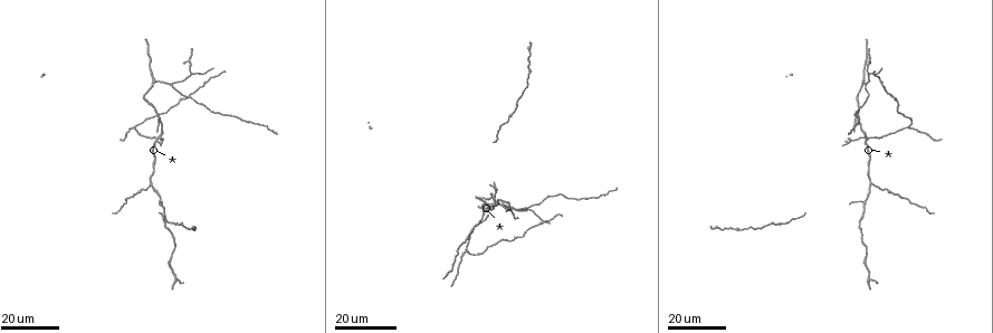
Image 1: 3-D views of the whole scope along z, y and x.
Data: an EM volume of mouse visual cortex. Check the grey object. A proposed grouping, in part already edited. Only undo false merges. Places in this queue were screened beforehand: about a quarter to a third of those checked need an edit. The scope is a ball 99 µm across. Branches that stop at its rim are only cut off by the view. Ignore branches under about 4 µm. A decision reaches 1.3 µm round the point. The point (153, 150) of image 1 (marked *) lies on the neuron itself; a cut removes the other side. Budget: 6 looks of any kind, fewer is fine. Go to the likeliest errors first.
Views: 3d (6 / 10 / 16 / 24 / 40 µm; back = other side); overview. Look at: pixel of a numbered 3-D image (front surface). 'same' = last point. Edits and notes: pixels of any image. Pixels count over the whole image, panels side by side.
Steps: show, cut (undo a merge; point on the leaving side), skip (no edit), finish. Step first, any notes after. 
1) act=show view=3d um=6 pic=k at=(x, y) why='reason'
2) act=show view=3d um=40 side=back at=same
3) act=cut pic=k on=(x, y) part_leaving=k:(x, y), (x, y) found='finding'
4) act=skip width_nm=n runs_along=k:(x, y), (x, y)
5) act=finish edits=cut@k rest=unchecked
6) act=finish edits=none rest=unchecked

act=show view=3d um=16 pic=1 at=(160, 115) why='three arms meet'

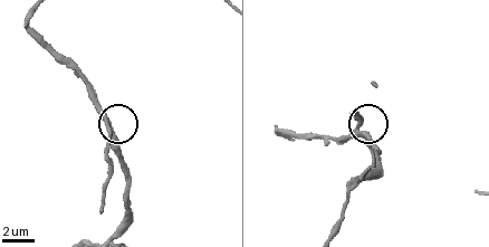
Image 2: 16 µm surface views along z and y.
act=show view=3d um=10 pic=2 at=(110, 131) why='closer look'

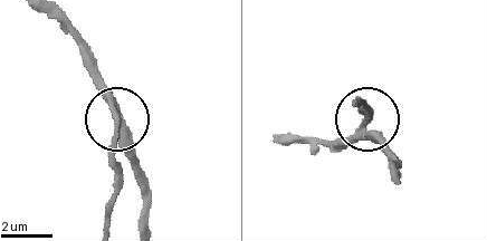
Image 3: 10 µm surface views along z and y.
act=cut pic=3 on=(115, 129) width_nm=260 part_leaving=3:(114, 105), (114, 205), (107, 224) found='two neurons meet here'

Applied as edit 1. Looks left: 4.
act=show view=overview

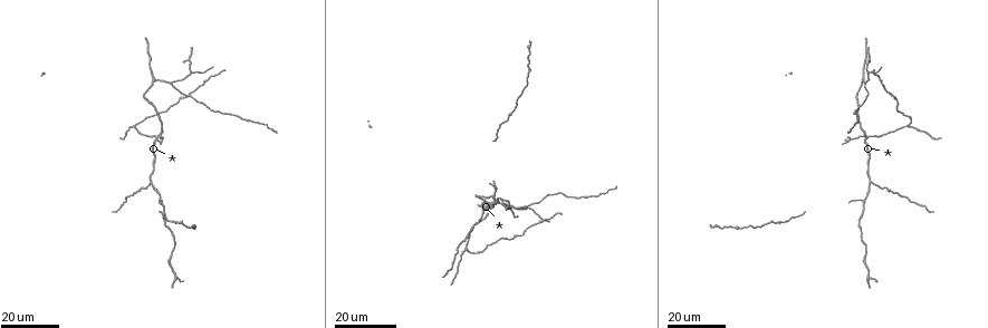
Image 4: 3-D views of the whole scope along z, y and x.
act=show view=3d um=24 pic=4 at=(150, 183) why='side arm on a straight run'

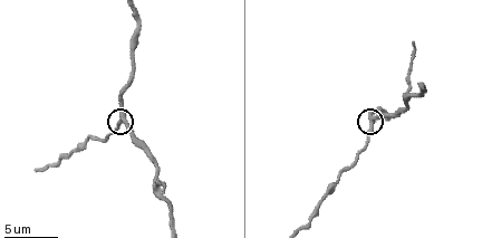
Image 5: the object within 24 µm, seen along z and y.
act=show view=3d um=6 pic=5 at=(373, 119)

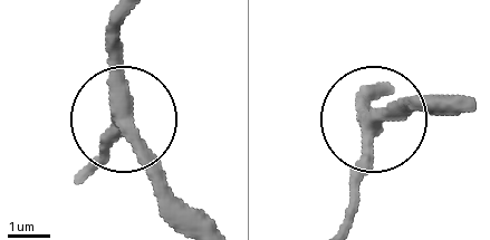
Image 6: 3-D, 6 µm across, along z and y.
act=skip arms=3 runs_along=6:(125, 20), (114, 53), (125, 116), (104, 159) found='all the same neuron'

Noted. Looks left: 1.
act=show view=3d um=10 pic=5 at=(406, 93) why='branch point'

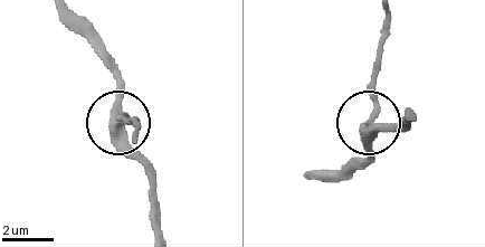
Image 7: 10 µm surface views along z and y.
act=skip arms=3 runs_along=7:(64, 18), (113, 76), (117, 134), (152, 170) found='one neuron here'

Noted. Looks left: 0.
act=finish edits=cut@3 rest=unchecked

